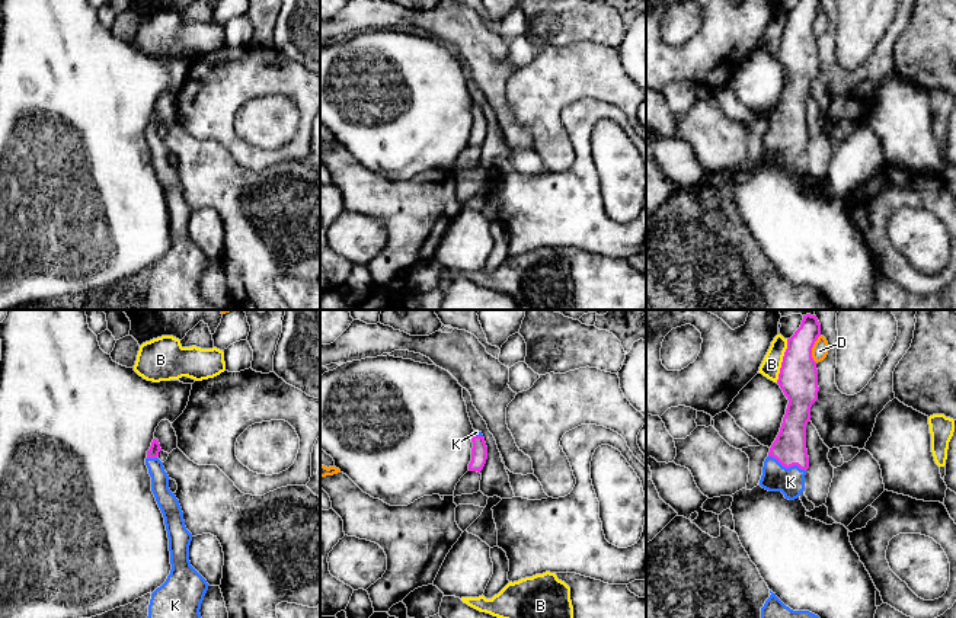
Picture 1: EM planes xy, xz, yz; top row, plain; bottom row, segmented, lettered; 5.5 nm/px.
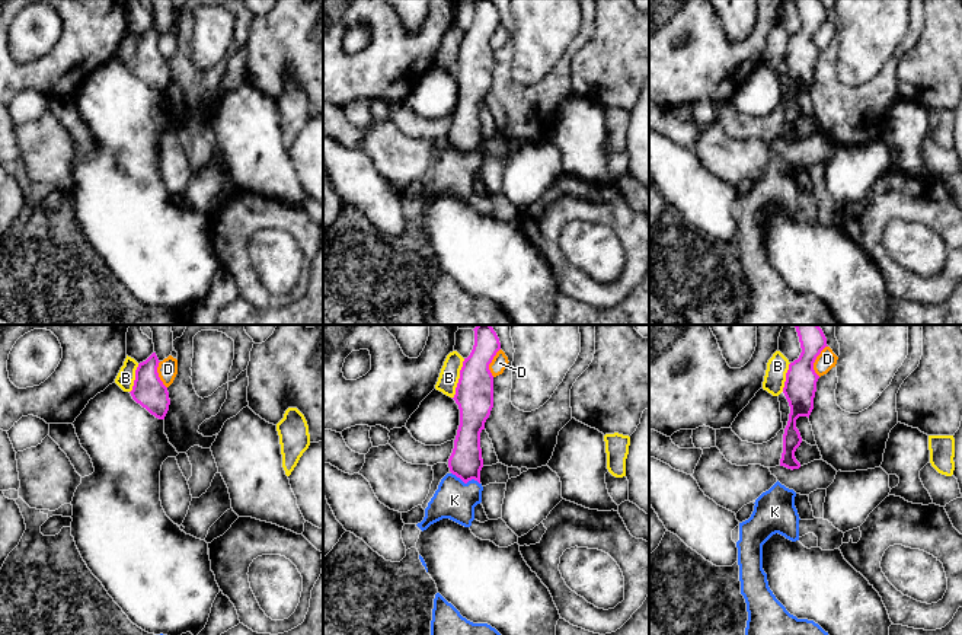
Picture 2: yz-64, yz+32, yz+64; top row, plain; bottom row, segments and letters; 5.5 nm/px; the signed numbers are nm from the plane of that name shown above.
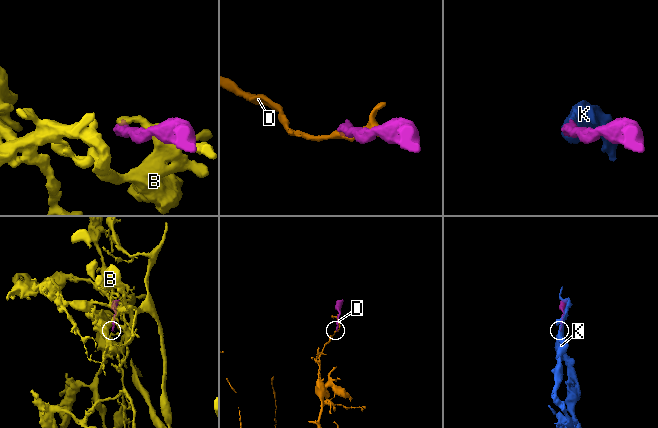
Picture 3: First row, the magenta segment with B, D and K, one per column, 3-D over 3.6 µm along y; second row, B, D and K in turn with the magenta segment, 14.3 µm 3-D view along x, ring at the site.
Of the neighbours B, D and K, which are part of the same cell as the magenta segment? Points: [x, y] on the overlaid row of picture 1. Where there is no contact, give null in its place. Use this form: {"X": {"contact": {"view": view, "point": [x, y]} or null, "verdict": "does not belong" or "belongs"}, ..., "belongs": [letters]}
{"B": {"contact": {"view": "yz", "point": [783, 361]}, "verdict": "does not belong"}, "D": {"contact": {"view": "yz", "point": [811, 349]}, "verdict": "does not belong"}, "K": {"contact": {"view": "yz", "point": [787, 467]}, "verdict": "belongs"}, "belongs": ["K"]}

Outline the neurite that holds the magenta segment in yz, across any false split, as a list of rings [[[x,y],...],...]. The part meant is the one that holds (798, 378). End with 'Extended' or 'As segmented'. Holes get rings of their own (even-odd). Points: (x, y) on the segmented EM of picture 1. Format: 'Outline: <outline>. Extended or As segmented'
Outline: [[[803,316],[800,327],[787,339],[777,380],[789,404],[780,432],[764,461],[760,486],[768,491],[781,491],[789,500],[803,493],[809,468],[806,425],[819,391],[812,348],[819,336],[821,324],[816,316]]]. Extended

